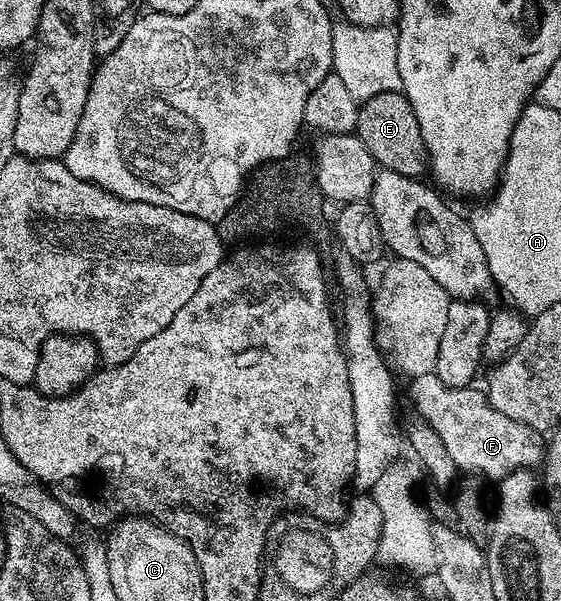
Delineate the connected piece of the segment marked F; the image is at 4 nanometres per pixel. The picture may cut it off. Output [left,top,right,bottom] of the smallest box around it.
[408,373,545,480]

